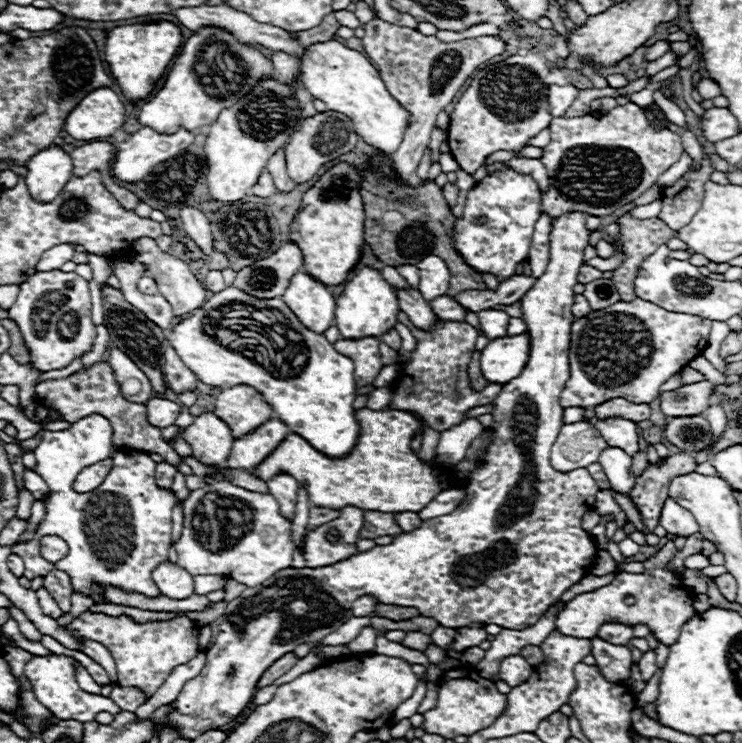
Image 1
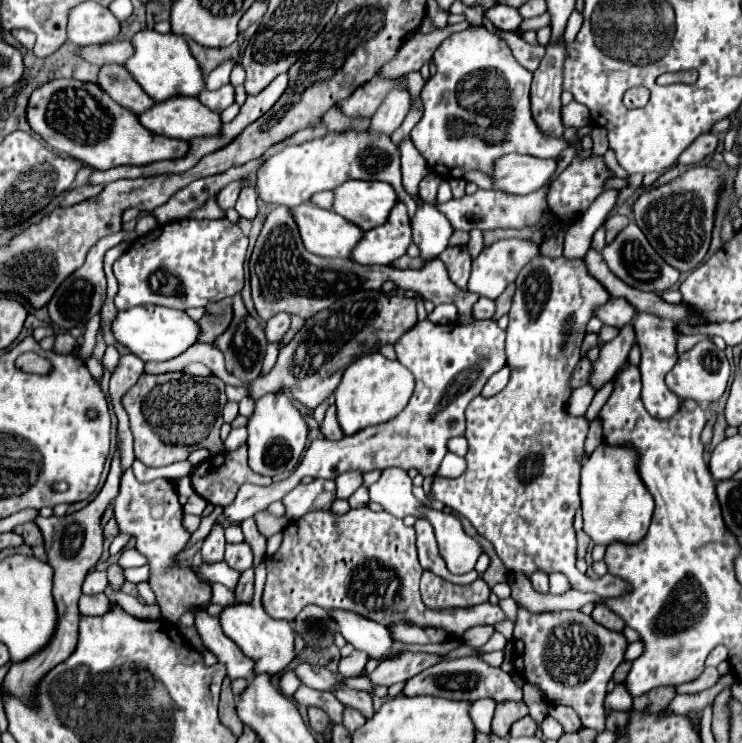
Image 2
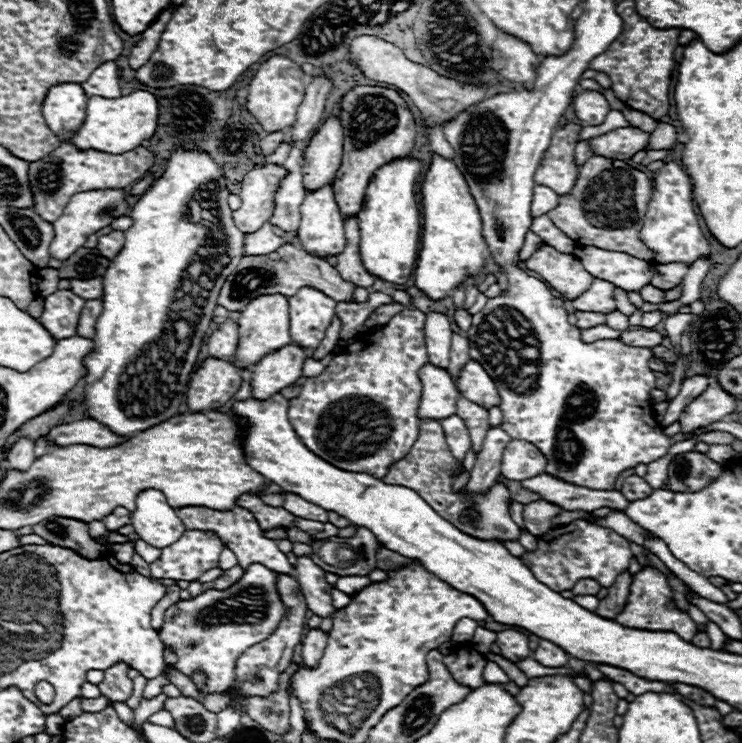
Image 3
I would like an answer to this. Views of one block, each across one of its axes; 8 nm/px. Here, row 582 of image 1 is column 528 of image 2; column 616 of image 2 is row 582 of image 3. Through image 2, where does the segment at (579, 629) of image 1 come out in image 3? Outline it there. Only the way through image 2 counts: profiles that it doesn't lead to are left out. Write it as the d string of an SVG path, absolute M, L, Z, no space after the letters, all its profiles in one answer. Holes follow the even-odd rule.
M648 566L646 570L640 570L634 578L632 578L632 586L630 586L630 596L626 602L626 608L622 614L618 614L616 618L618 624L626 626L626 628L640 628L640 630L664 630L664 632L674 632L680 638L686 638L688 642L694 638L694 634L698 632L696 622L682 610L678 610L672 602L672 590L666 582L666 576L660 574L656 568Z

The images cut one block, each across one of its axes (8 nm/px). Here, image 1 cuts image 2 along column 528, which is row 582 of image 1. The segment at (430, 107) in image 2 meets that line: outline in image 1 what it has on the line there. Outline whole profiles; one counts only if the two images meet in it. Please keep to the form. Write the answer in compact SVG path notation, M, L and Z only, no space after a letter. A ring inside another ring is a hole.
M100 414L86 416L68 429L46 432L42 442L36 448L36 462L38 462L36 472L44 478L44 482L48 484L50 490L48 490L48 496L44 498L46 516L44 516L42 524L38 526L34 540L30 540L26 544L18 544L12 550L16 554L22 554L22 560L26 564L24 576L36 578L36 576L48 574L54 568L64 570L72 580L74 592L92 596L98 604L102 602L100 590L98 590L98 586L90 586L90 582L102 582L102 586L106 582L114 582L114 586L122 586L124 590L138 590L140 594L146 594L146 596L158 596L160 590L152 580L152 570L154 570L154 566L158 566L158 562L168 560L168 548L172 542L170 540L172 508L178 500L170 490L160 490L156 486L156 480L154 480L156 462L144 452L132 452L132 454L114 452L112 450L112 426ZM104 458L112 458L112 462L114 462L106 480L92 492L86 492L86 494L74 492L72 482L76 480L78 472L86 466L92 466L92 464L104 460ZM44 536L60 536L70 546L68 554L60 562L52 564L40 556L40 538L44 538Z

